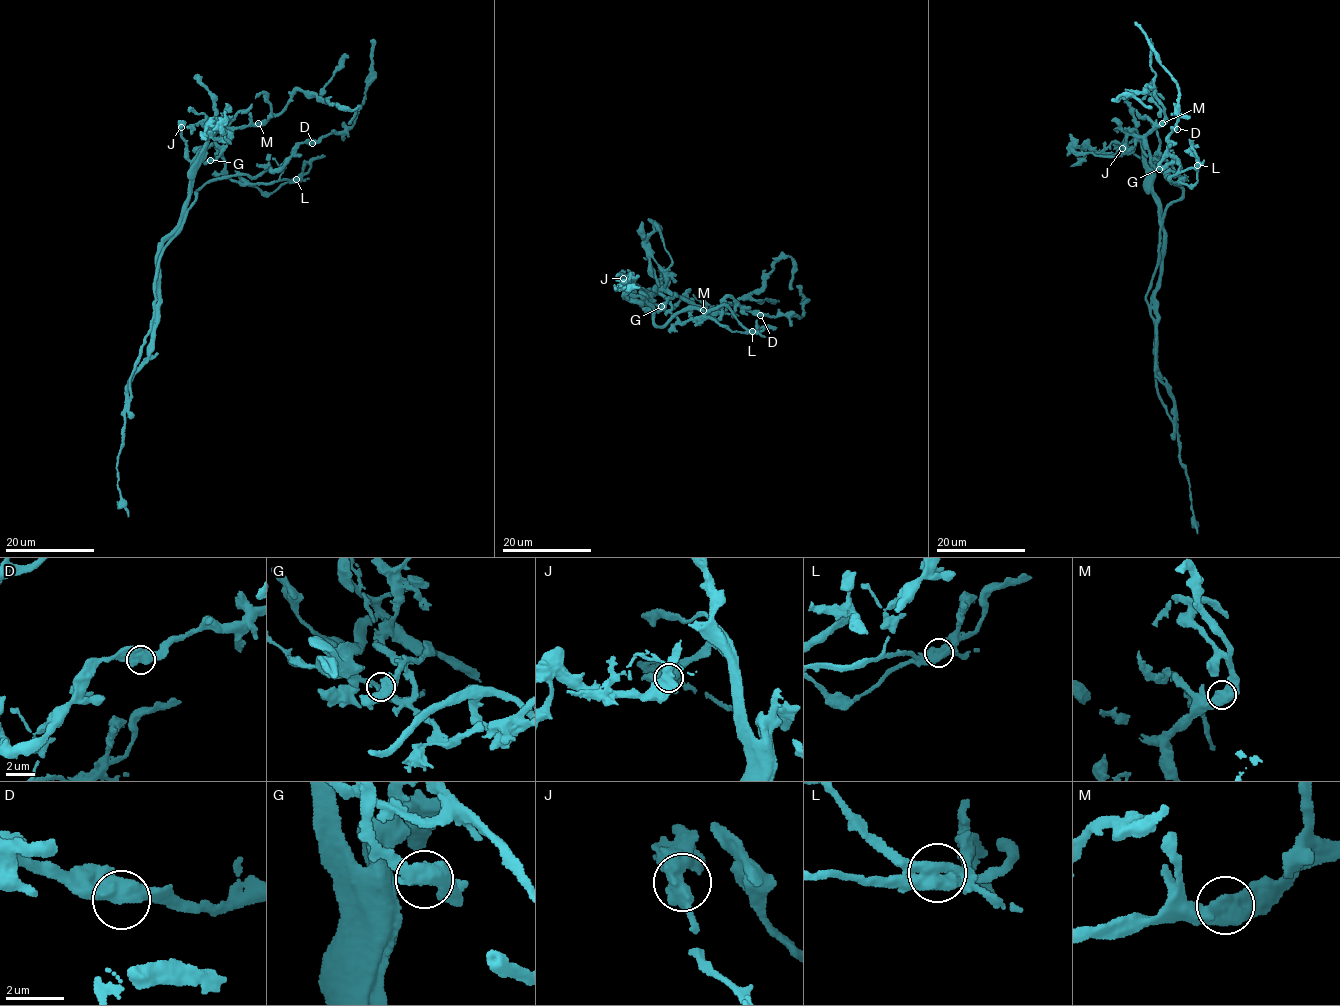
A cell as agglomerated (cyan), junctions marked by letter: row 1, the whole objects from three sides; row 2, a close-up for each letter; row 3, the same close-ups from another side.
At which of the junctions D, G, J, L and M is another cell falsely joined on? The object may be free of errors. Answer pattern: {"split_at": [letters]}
{"split_at": ["L"]}

